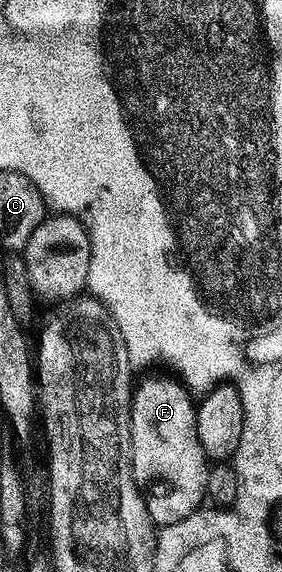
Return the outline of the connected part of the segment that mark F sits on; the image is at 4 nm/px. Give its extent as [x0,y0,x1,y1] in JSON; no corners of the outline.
[129,379,210,527]

